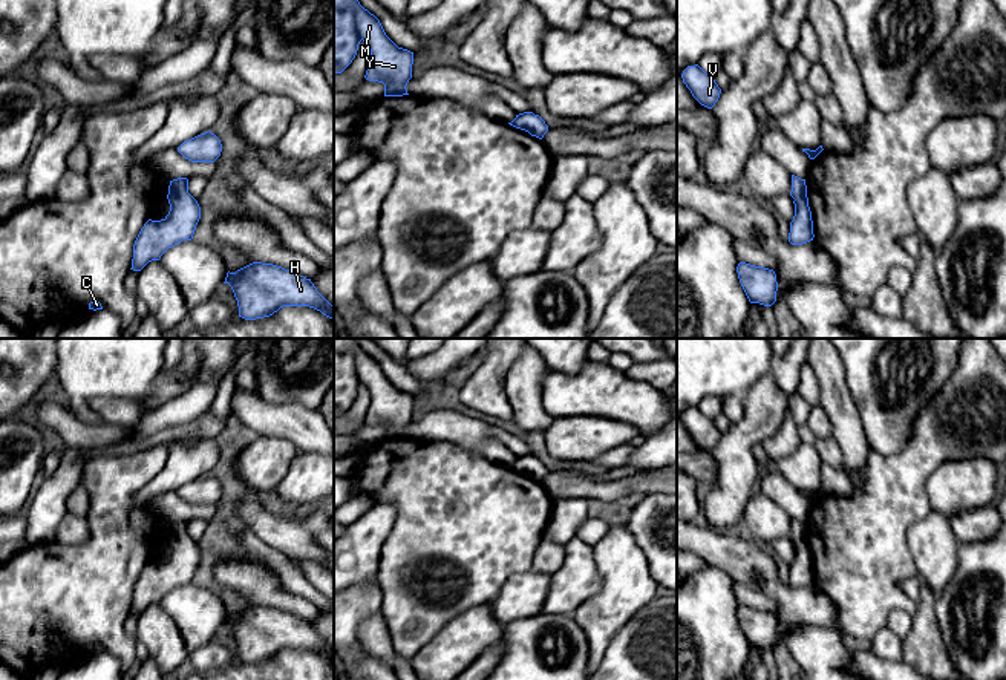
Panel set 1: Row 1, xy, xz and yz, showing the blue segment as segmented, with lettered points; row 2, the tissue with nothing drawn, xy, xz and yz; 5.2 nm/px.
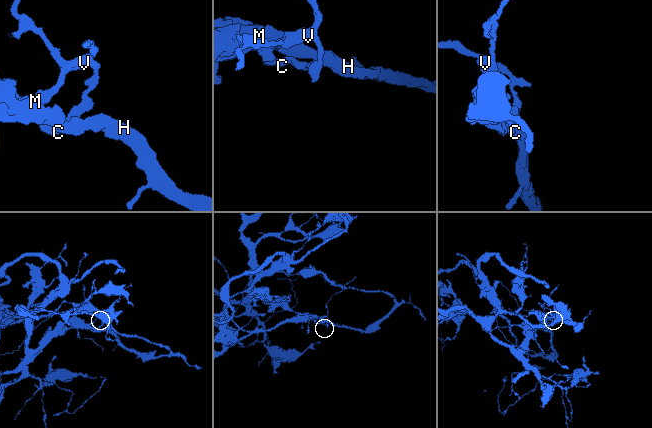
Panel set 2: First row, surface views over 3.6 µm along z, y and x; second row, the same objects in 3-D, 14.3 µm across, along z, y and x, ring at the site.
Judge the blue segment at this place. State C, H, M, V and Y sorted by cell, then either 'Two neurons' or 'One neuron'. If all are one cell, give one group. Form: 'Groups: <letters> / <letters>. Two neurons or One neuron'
Groups: C H / M V Y. Two neurons

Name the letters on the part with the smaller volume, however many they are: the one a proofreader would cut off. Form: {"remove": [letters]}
{"remove": ["C", "H"]}

